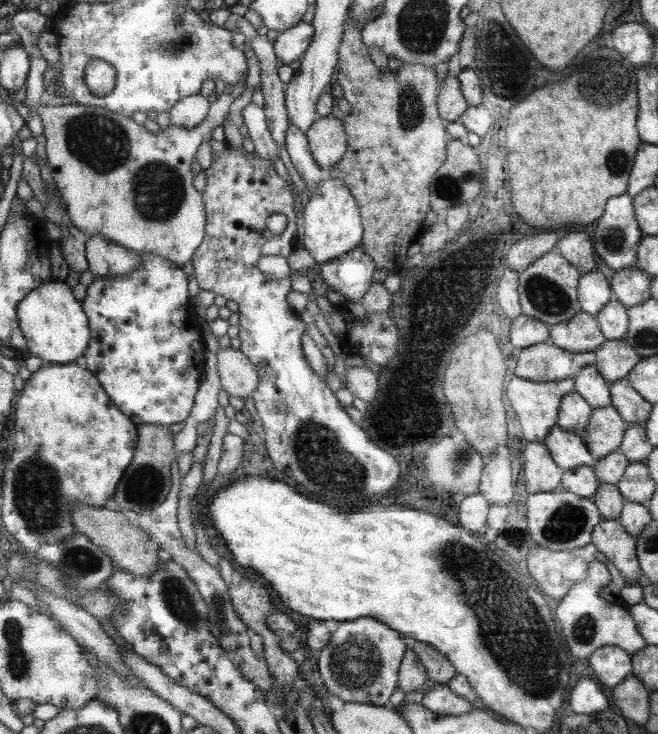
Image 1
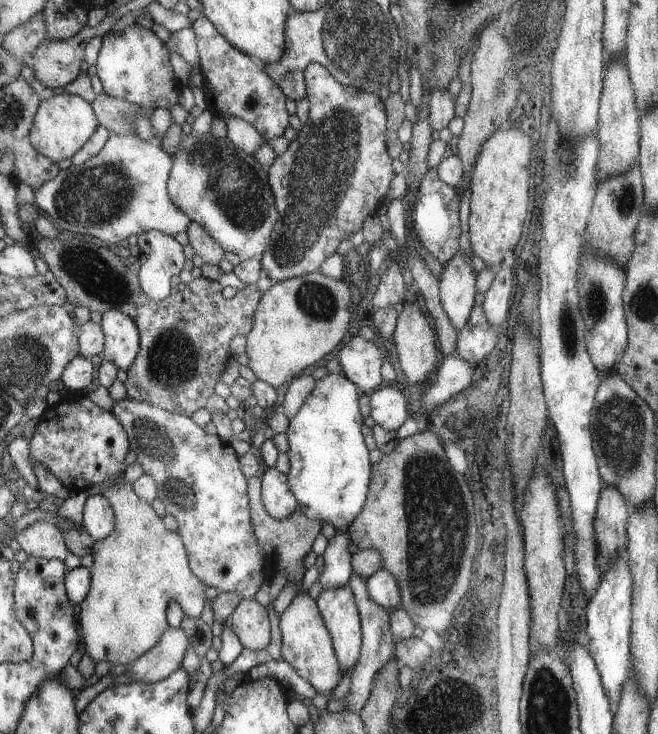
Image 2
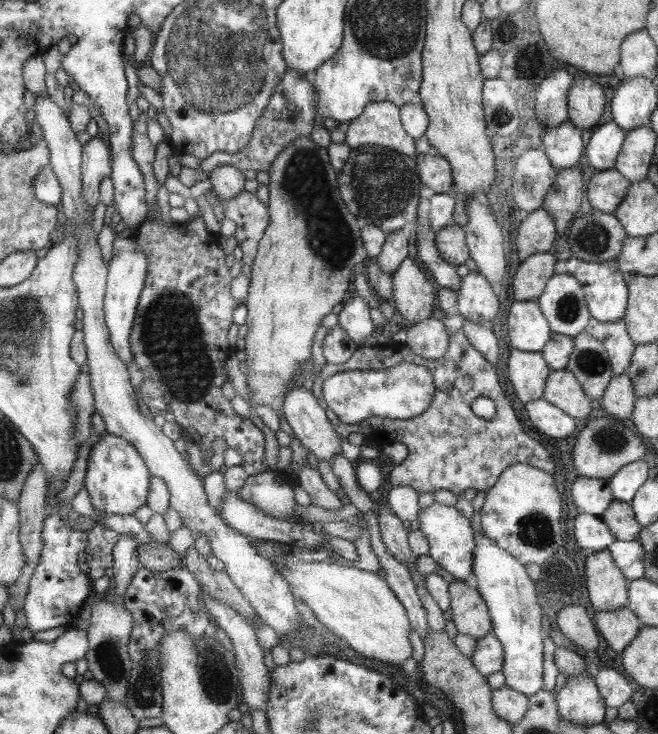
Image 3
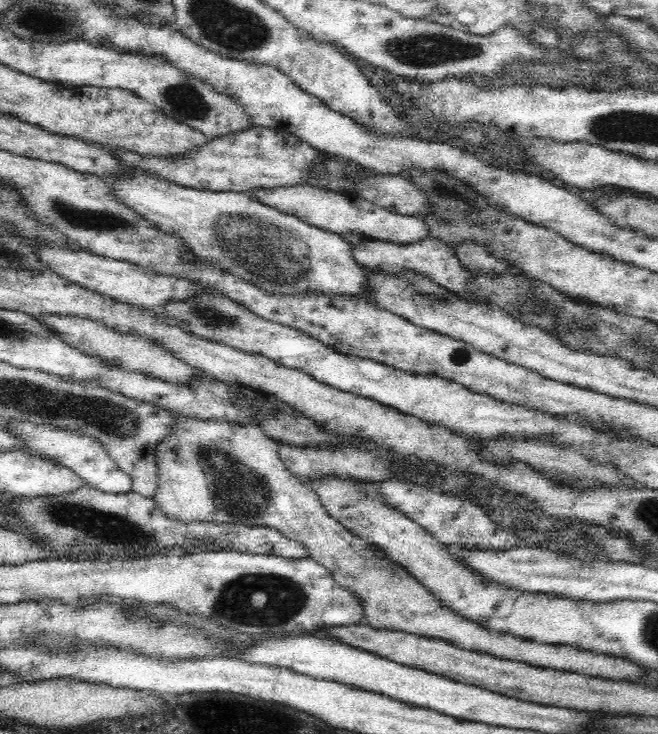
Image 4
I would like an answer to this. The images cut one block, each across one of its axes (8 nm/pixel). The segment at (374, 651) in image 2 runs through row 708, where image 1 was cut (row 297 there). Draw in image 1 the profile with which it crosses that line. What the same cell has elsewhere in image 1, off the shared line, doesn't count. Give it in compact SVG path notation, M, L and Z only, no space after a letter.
M362 248L349 250L338 258L321 264L320 276L348 301L360 302L377 270L376 262Z

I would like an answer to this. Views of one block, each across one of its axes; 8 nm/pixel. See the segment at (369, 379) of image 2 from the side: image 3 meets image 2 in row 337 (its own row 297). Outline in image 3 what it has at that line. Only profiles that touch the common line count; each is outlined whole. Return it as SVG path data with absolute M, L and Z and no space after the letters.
M356 293L347 303L342 303L342 306L337 326L343 327L358 345L366 336L378 332L379 329L373 323L373 309L362 296Z

